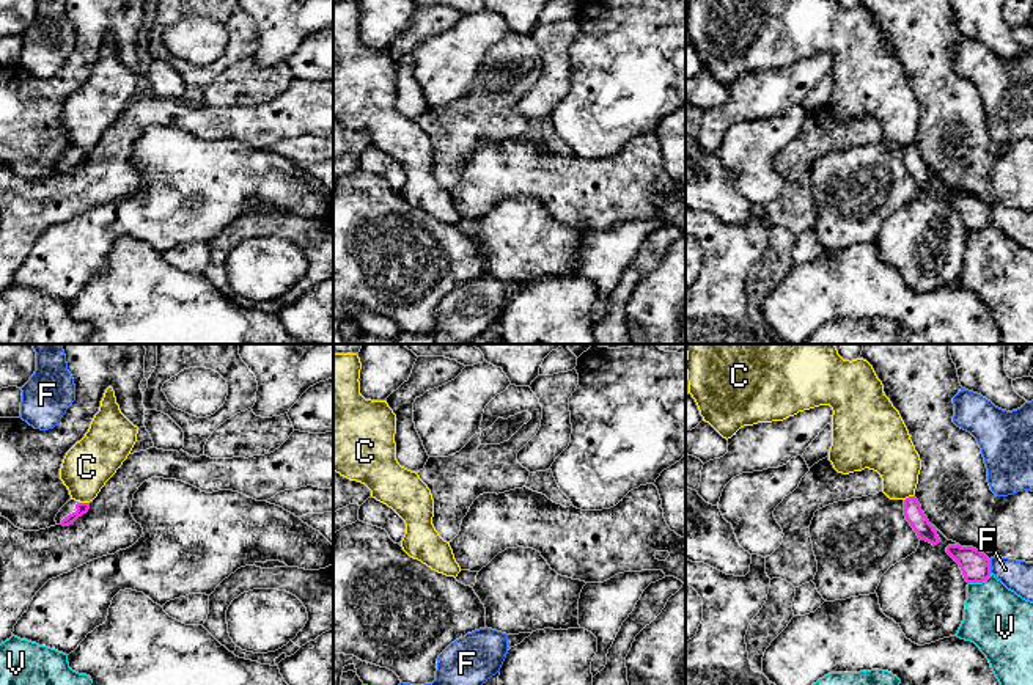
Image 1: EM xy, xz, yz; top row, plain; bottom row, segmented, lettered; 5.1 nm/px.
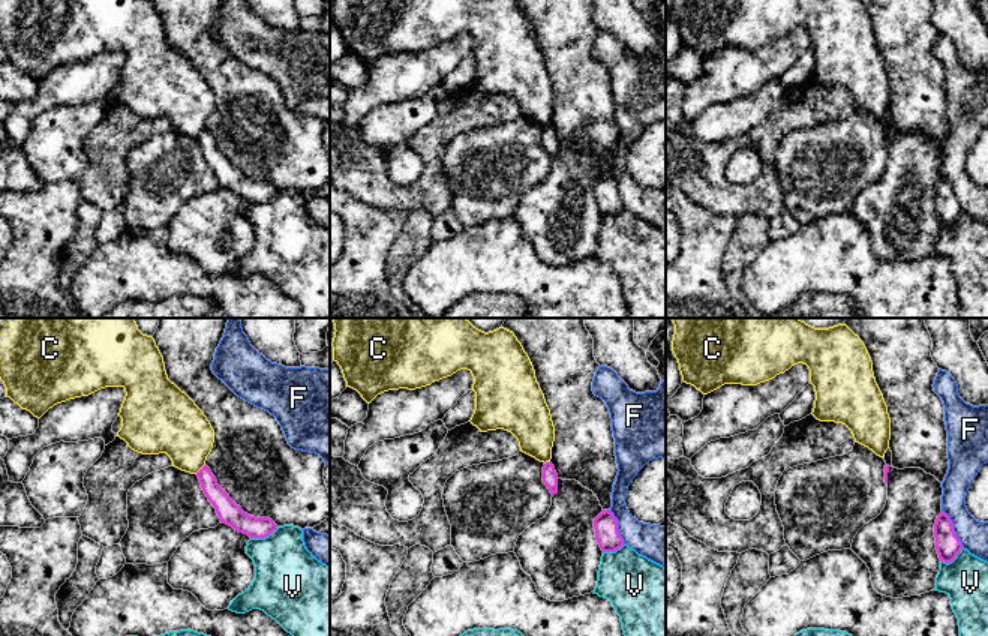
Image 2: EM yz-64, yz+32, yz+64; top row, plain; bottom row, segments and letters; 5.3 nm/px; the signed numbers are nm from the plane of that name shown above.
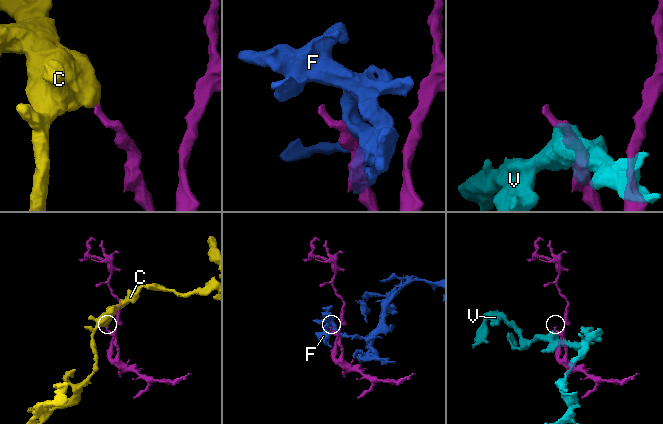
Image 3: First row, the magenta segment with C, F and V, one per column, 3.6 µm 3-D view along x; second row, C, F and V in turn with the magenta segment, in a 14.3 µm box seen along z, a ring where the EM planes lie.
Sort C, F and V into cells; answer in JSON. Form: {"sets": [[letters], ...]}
{"sets": [["C"], ["F"], ["V"]]}

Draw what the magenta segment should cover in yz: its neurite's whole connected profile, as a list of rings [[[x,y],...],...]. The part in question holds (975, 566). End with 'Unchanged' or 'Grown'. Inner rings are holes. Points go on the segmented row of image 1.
[[[948,545],[947,553],[959,564],[967,583],[983,583],[991,577],[991,559],[980,550]]]. Unchanged

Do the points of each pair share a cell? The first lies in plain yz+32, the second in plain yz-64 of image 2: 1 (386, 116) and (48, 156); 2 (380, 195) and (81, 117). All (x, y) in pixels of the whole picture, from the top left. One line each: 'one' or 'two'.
1: one
2: two

